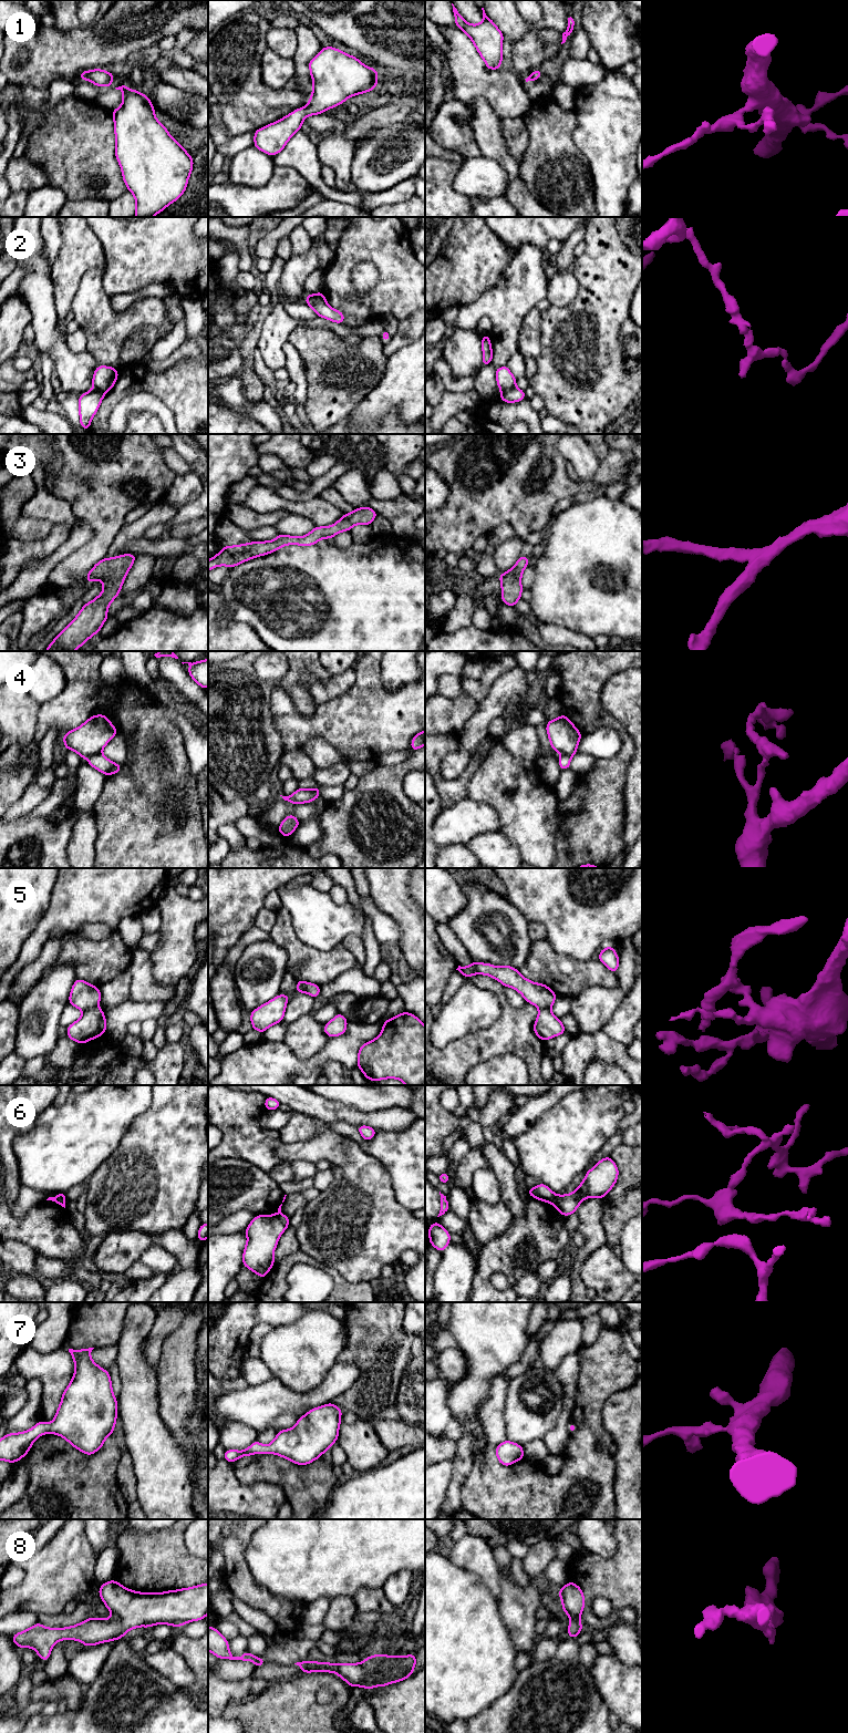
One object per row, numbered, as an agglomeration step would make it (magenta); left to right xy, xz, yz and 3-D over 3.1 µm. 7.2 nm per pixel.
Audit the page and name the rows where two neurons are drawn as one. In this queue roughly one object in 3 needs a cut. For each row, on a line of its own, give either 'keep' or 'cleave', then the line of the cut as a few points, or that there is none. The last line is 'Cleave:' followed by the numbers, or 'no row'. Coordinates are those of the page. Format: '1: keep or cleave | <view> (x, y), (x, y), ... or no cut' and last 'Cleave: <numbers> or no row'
1: keep | no cut
2: cleave | yz (514, 385), (502, 392)
3: keep | no cut
4: cleave | xy (100, 752), (89, 759)
5: cleave | xy (96, 1006), (83, 1012)
6: cleave | yz (556, 1195), (552, 1203)
7: keep | no cut
8: keep | no cut
Cleave: 2, 4, 5, 6

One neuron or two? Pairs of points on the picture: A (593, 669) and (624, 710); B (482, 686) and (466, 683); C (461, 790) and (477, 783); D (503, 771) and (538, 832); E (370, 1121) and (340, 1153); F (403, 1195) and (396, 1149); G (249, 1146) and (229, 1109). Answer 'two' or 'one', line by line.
A: two
B: one
C: two
D: one
E: two
F: one
G: one

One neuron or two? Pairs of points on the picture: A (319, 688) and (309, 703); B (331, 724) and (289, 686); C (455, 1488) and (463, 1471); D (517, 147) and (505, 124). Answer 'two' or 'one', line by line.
A: two
B: two
C: one
D: one

